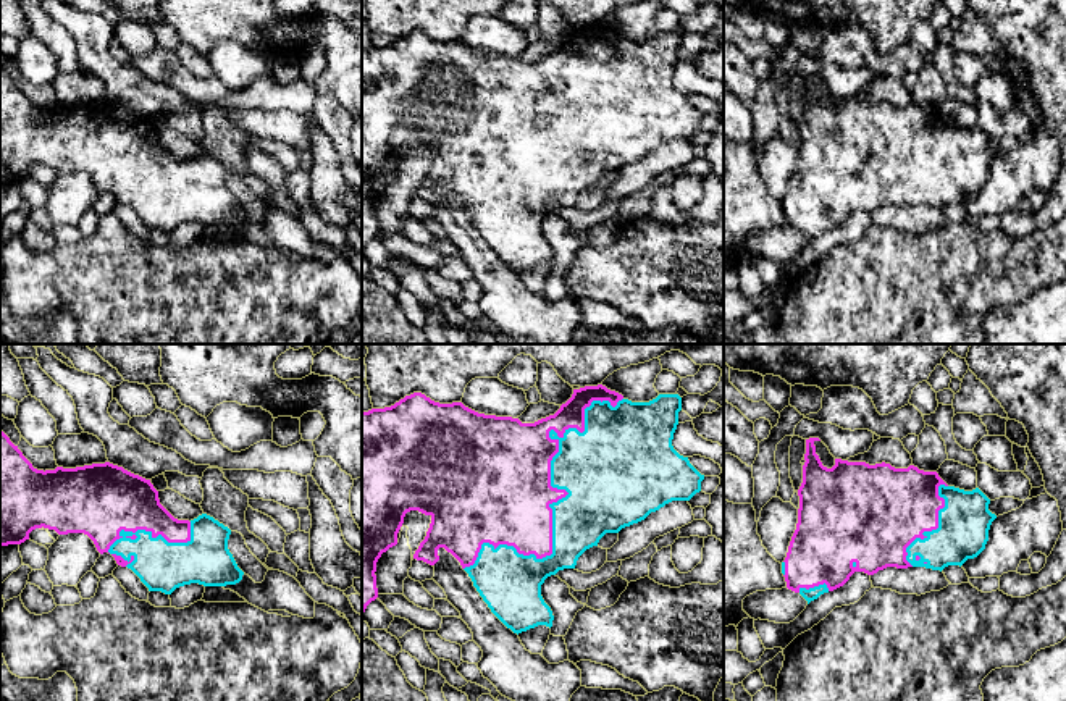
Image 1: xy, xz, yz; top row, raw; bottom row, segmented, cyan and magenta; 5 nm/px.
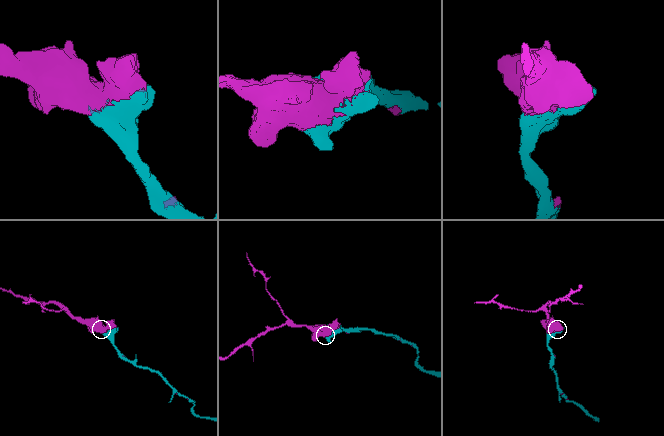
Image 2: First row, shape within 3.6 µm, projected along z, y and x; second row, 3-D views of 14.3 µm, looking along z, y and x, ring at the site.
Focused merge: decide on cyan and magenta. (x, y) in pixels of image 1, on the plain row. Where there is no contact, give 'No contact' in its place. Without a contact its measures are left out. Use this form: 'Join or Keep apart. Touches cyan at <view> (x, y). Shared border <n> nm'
Join. Touches cyan at xz (559, 138). Shared border 1150 nm

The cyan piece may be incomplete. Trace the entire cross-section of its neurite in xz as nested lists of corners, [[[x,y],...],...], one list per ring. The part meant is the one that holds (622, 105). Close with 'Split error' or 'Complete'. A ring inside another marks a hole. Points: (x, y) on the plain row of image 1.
[[[602,23],[573,27],[572,36],[554,53],[535,61],[522,61],[512,55],[478,52],[462,40],[439,42],[422,31],[405,34],[391,45],[362,48],[362,255],[367,244],[378,236],[375,213],[378,197],[397,183],[397,171],[405,152],[418,149],[430,153],[431,162],[413,197],[434,204],[439,199],[438,187],[444,186],[460,200],[483,239],[507,267],[517,273],[538,263],[551,267],[554,254],[541,234],[541,223],[548,215],[564,207],[575,207],[578,195],[586,187],[598,184],[606,171],[619,171],[622,166],[644,158],[651,150],[659,149],[665,142],[672,139],[690,139],[701,129],[704,113],[690,102],[688,95],[680,94],[672,84],[680,48],[682,36],[678,32],[659,32],[649,40],[632,40]]]. Split error

